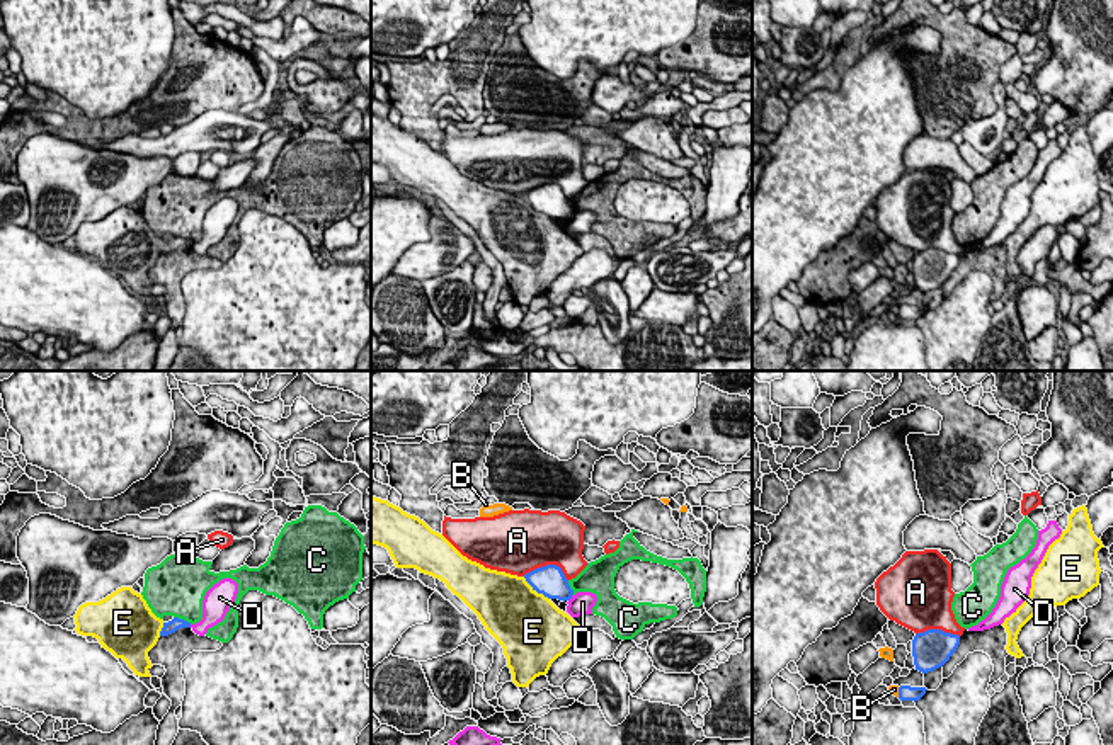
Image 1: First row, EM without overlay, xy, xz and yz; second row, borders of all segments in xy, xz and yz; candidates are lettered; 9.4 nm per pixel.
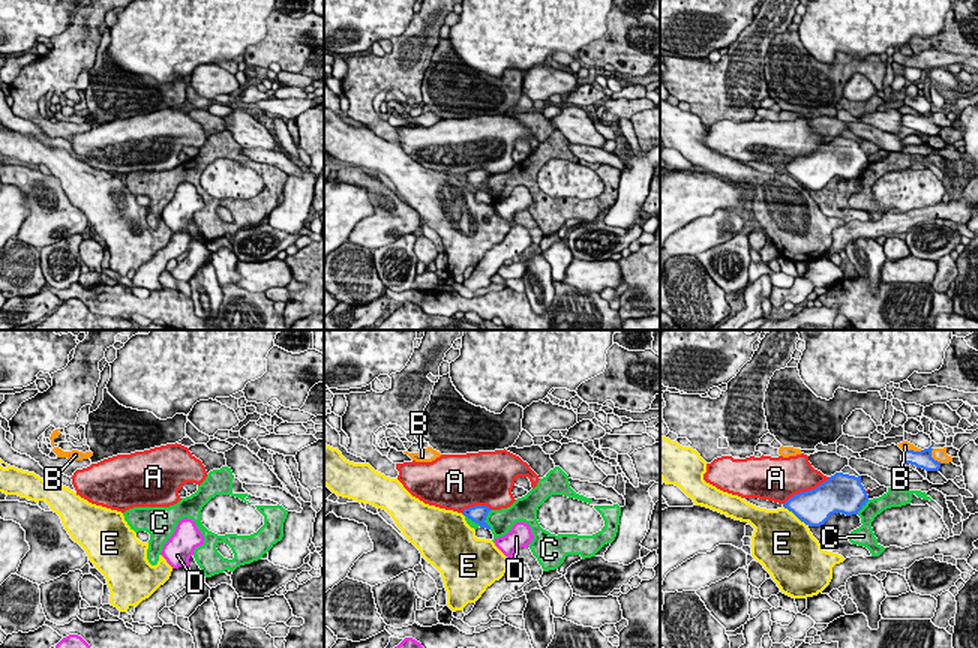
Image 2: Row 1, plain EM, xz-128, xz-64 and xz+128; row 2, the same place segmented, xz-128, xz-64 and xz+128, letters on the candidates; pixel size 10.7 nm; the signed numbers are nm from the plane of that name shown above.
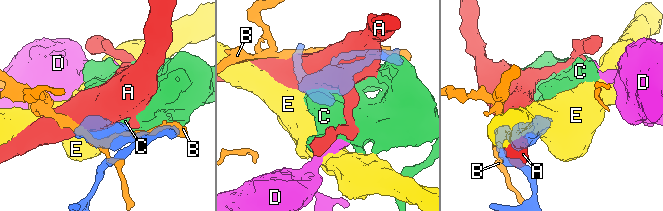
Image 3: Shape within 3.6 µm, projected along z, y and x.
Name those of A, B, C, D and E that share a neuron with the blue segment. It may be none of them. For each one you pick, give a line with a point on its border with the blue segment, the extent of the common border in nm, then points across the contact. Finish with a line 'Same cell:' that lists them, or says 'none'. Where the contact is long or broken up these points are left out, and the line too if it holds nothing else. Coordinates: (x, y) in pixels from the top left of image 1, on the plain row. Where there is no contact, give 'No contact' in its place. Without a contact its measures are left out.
Same cell: none

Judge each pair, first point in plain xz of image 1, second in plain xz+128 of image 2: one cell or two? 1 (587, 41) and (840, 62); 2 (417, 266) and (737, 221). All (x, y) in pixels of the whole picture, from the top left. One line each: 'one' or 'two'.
1: two
2: one

